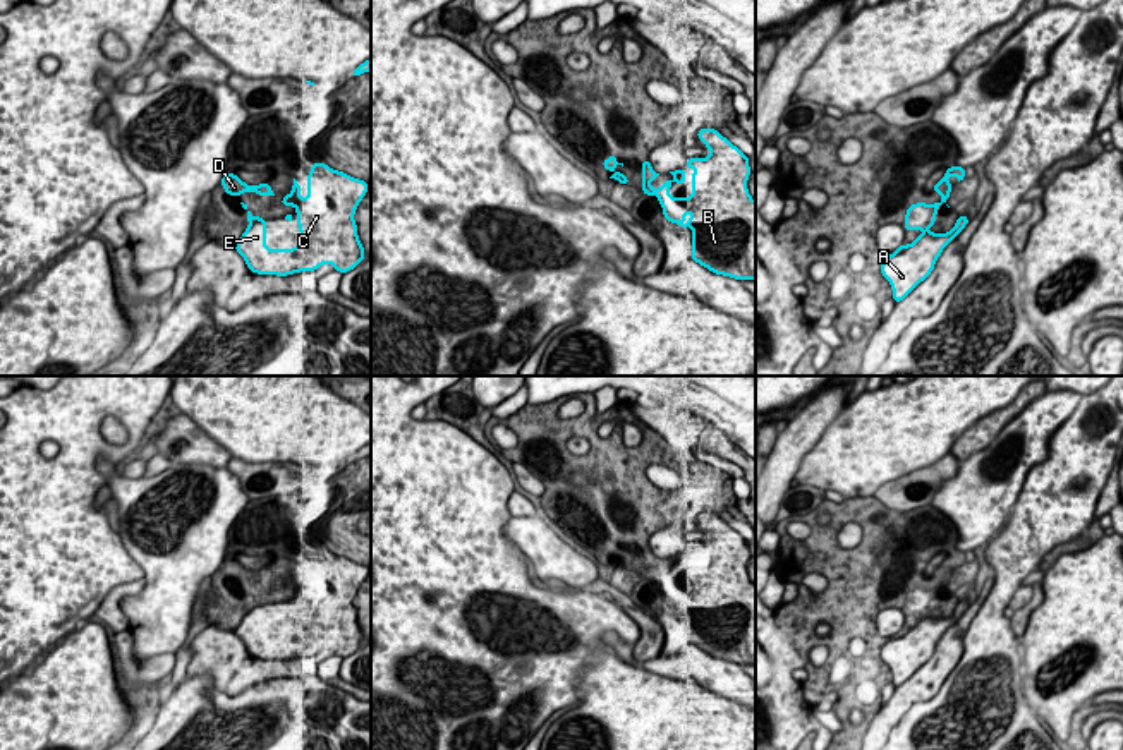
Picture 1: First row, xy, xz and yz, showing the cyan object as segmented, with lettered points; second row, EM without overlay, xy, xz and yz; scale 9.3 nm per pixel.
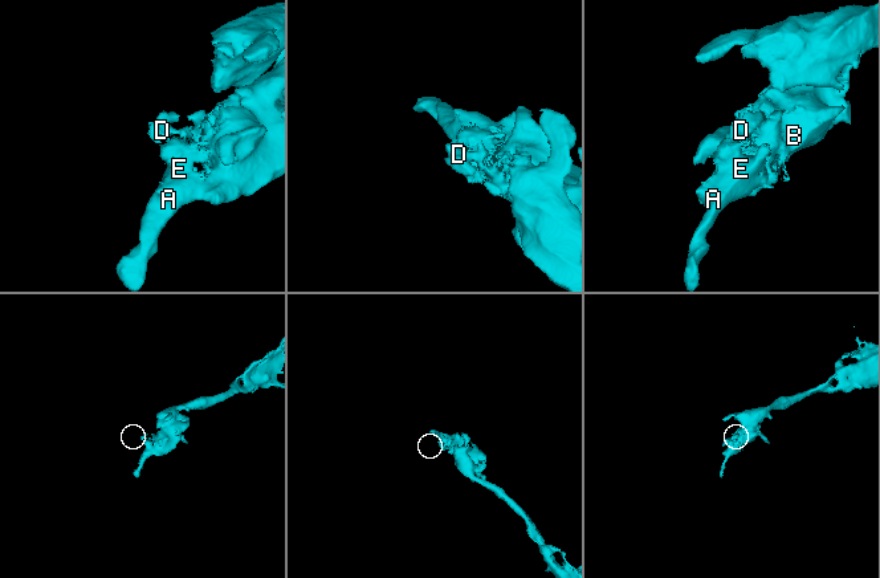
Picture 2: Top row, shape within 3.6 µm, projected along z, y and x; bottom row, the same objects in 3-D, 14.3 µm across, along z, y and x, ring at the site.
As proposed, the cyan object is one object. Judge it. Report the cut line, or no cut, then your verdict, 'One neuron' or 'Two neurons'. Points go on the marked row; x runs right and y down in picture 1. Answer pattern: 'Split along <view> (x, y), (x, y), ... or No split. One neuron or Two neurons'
No split. One neuron

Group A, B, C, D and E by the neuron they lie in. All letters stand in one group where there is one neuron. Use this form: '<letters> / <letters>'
A B C D E

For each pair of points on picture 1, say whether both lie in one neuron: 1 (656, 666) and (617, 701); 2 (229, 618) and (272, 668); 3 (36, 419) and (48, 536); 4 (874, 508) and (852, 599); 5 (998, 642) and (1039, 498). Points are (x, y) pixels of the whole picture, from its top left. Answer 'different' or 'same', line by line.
1: different
2: different
3: same
4: same
5: same

